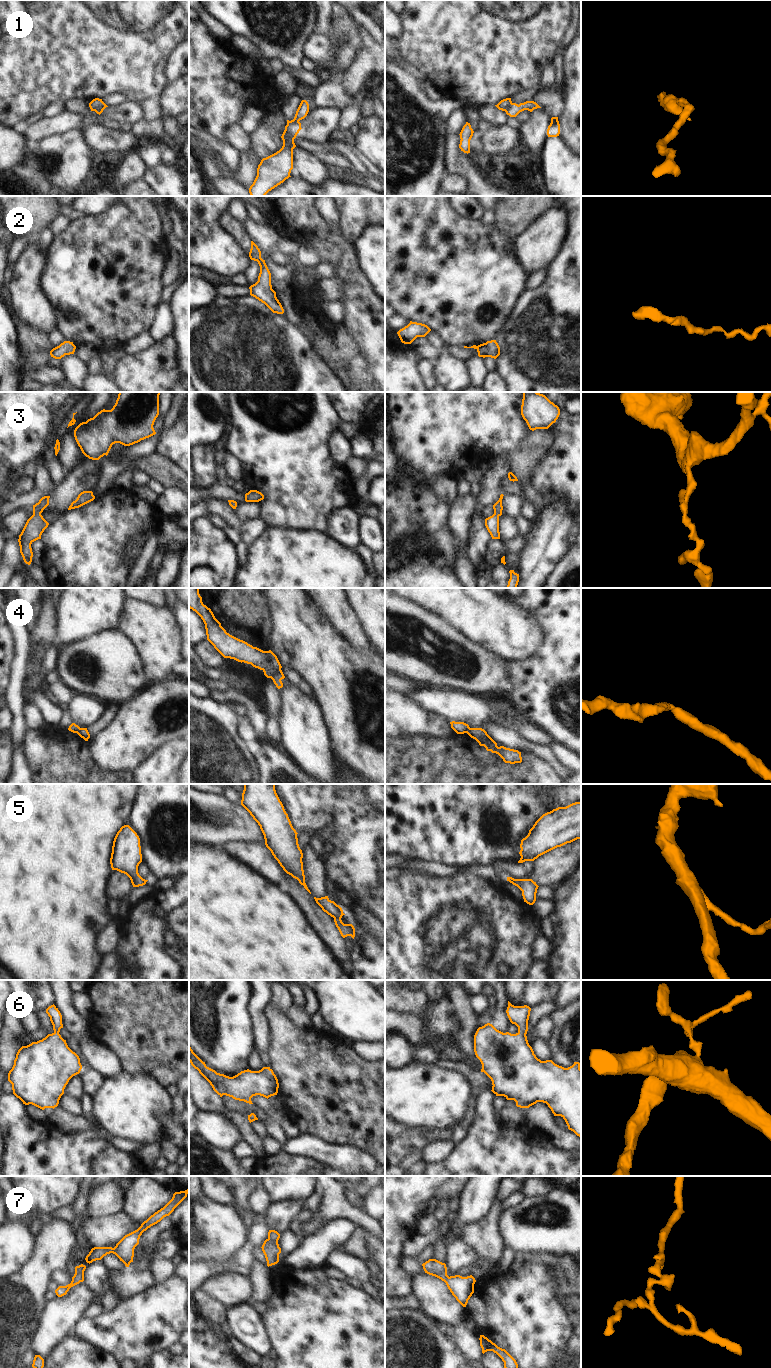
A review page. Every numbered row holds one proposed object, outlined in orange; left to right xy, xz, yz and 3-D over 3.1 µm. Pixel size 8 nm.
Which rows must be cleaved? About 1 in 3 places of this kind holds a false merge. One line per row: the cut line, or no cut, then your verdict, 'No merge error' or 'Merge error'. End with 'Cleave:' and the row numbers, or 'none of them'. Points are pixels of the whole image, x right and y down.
1: Split along xz (298, 120), (292, 120), (287, 124). Merge error
2: No split. No merge error
3: No split. No merge error
4: Split along xz (280, 668), (271, 678). Merge error
5: No split. No merge error
6: No split. No merge error
7: No split. No merge error
Cleave: 1, 4.

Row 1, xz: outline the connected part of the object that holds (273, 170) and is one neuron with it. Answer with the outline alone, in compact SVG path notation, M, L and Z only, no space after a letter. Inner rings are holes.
M291 121L285 126L281 136L282 148L263 158L257 168L257 176L249 188L251 196L265 196L269 191L288 179L293 169L294 139L301 130L299 121Z

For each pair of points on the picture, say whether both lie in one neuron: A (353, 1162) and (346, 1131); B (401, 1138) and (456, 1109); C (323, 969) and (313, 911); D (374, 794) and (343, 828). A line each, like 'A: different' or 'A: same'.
A: different
B: different
C: different
D: different

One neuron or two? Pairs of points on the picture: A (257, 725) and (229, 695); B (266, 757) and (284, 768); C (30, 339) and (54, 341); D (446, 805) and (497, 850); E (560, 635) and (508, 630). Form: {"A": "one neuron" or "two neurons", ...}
{"A": "one neuron", "B": "one neuron", "C": "two neurons", "D": "one neuron", "E": "two neurons"}

